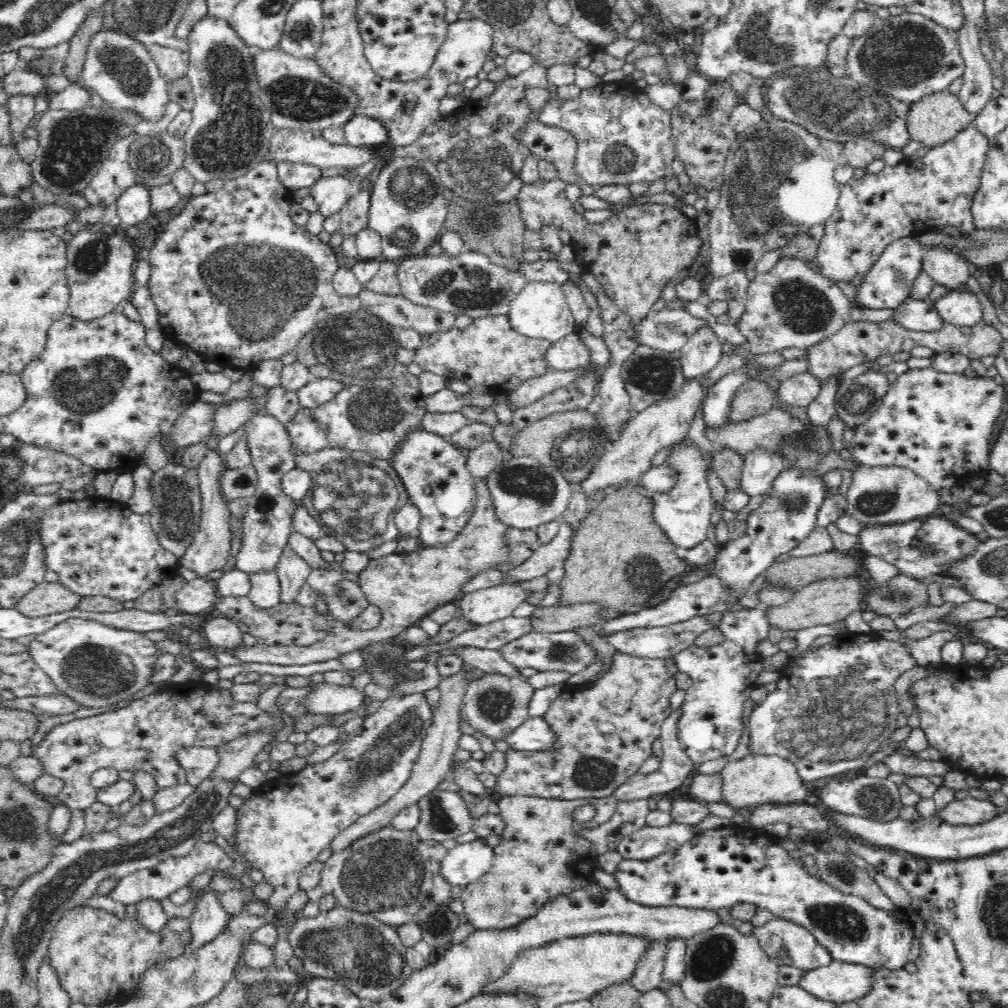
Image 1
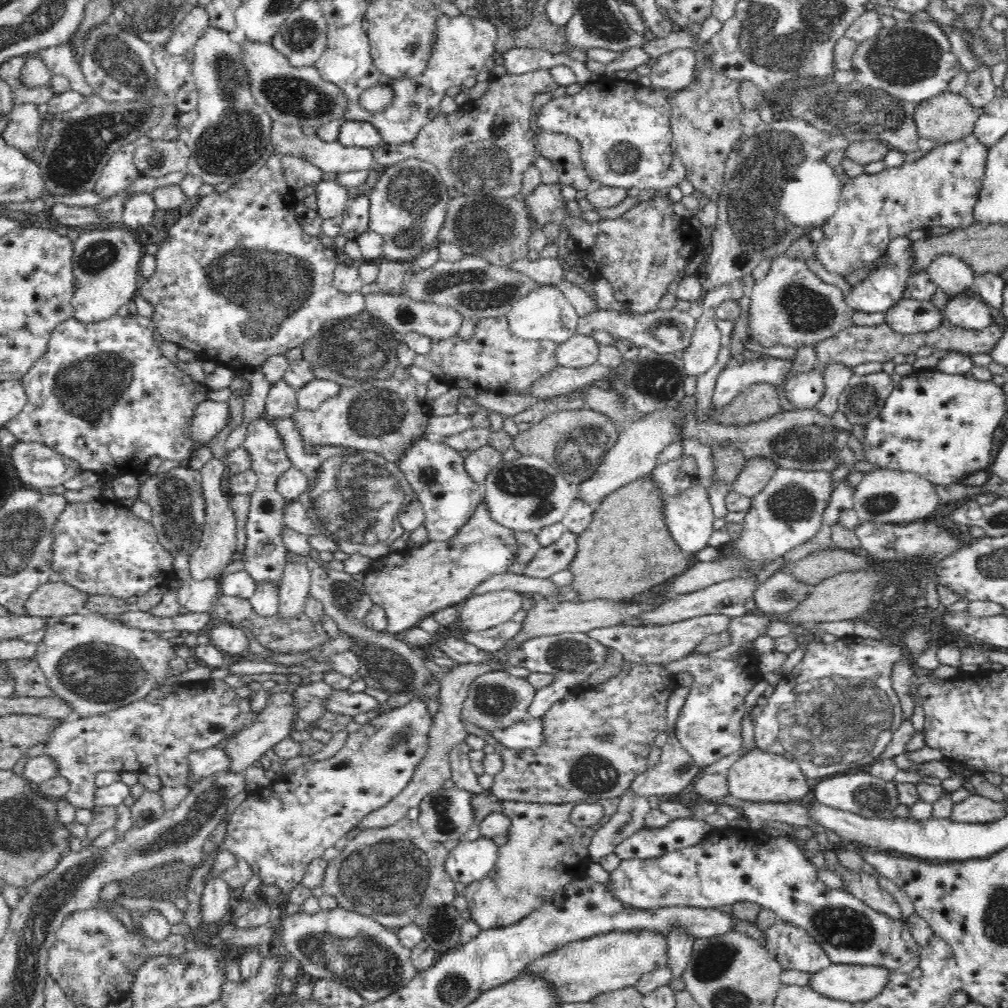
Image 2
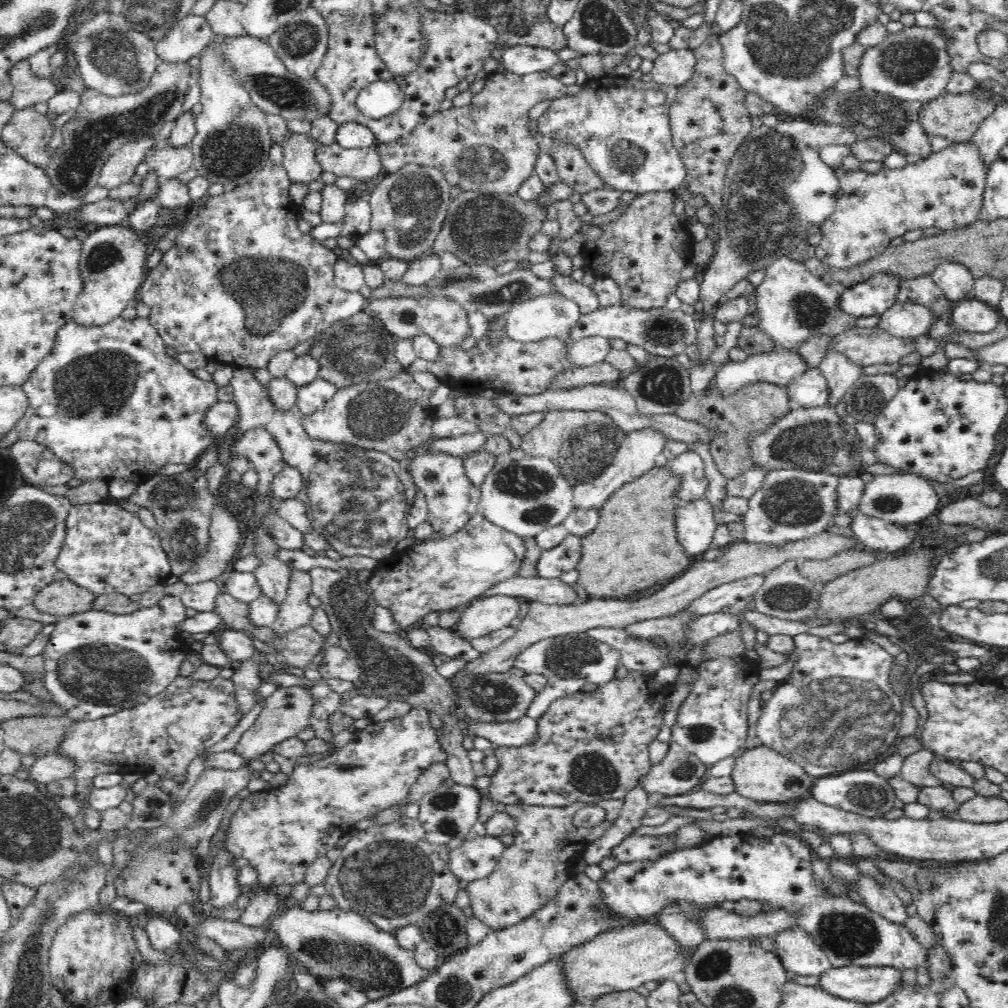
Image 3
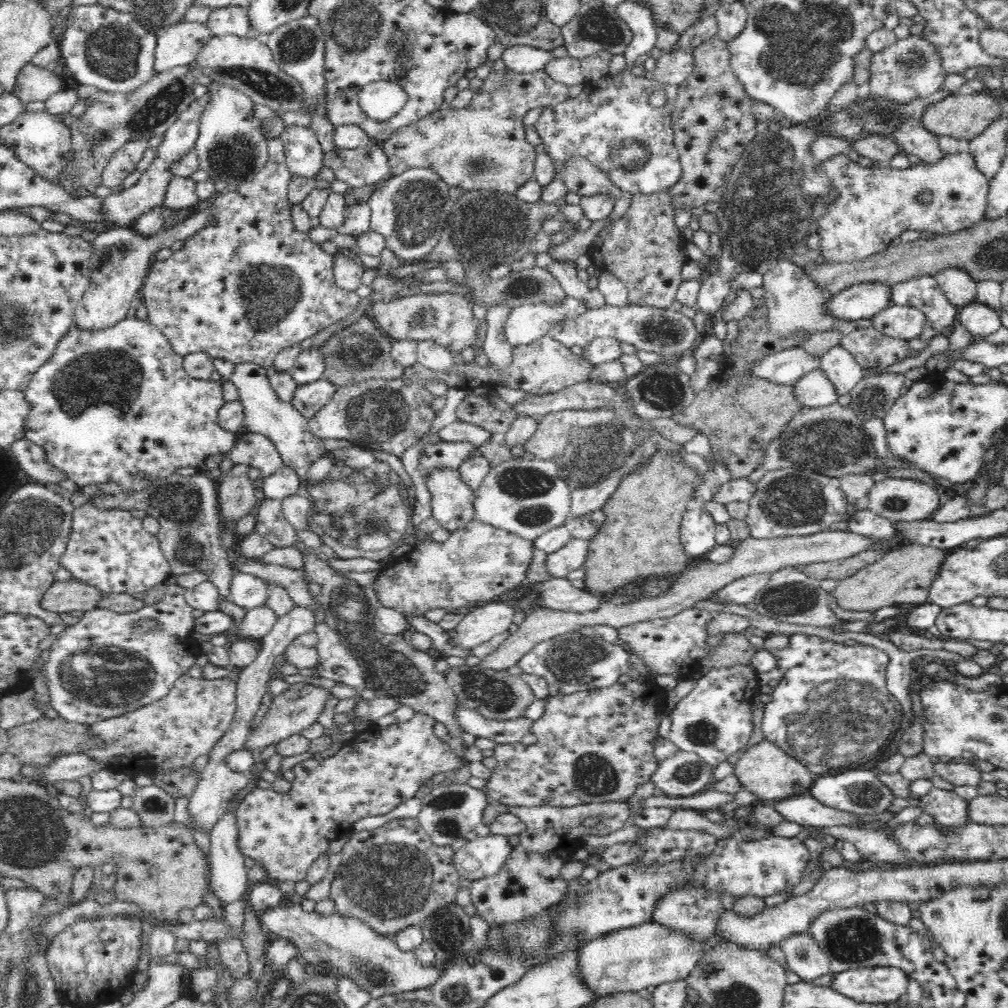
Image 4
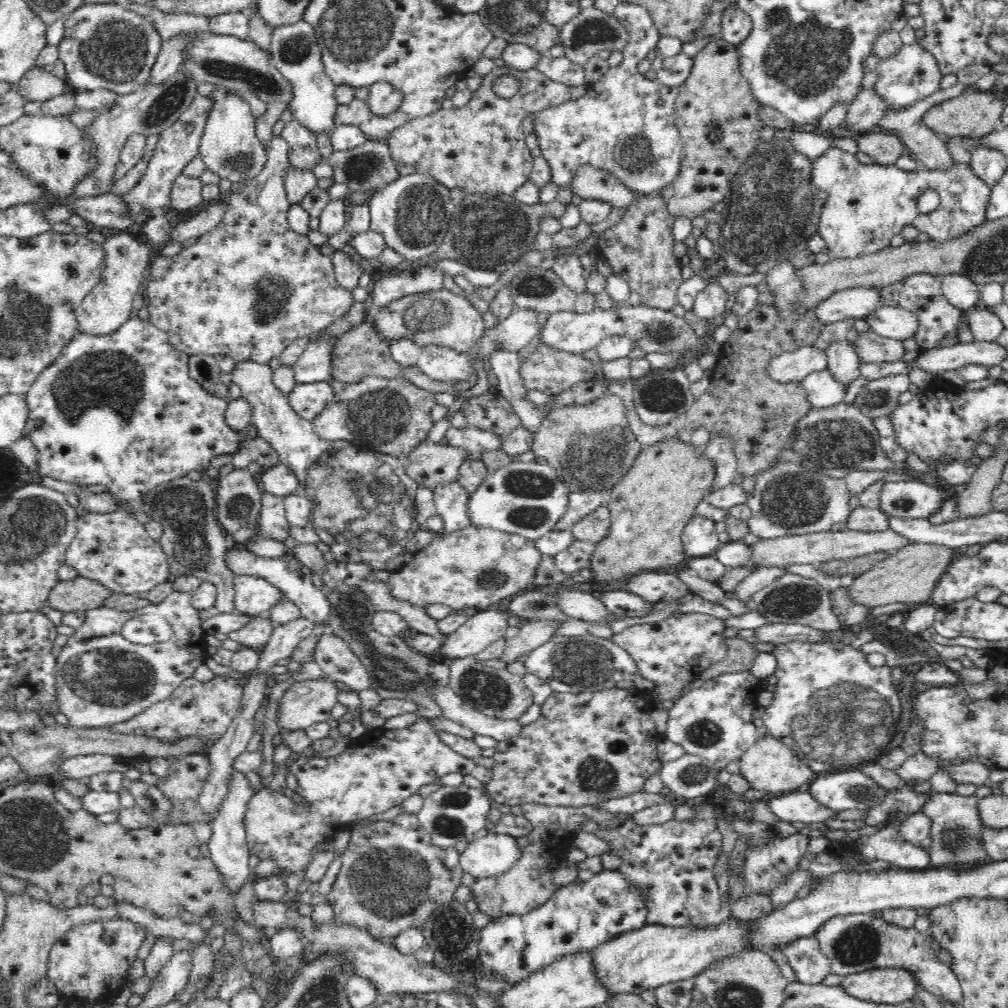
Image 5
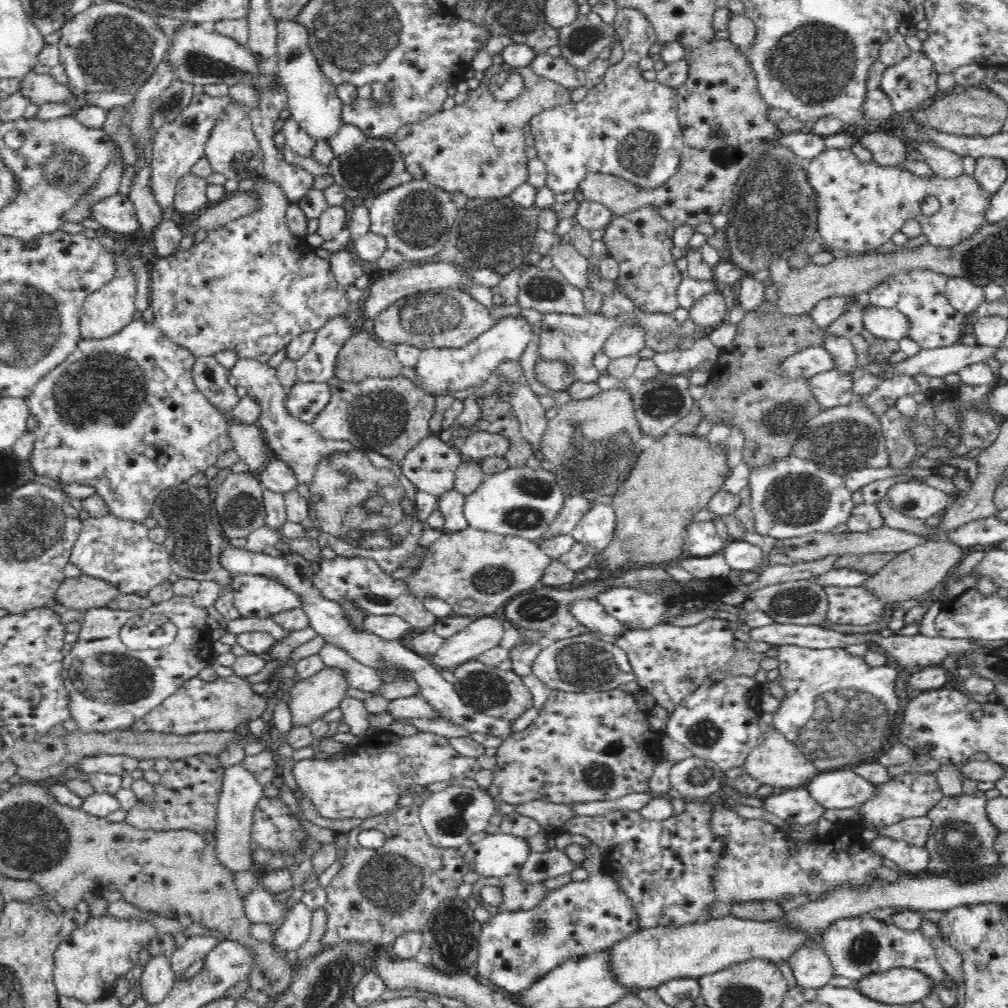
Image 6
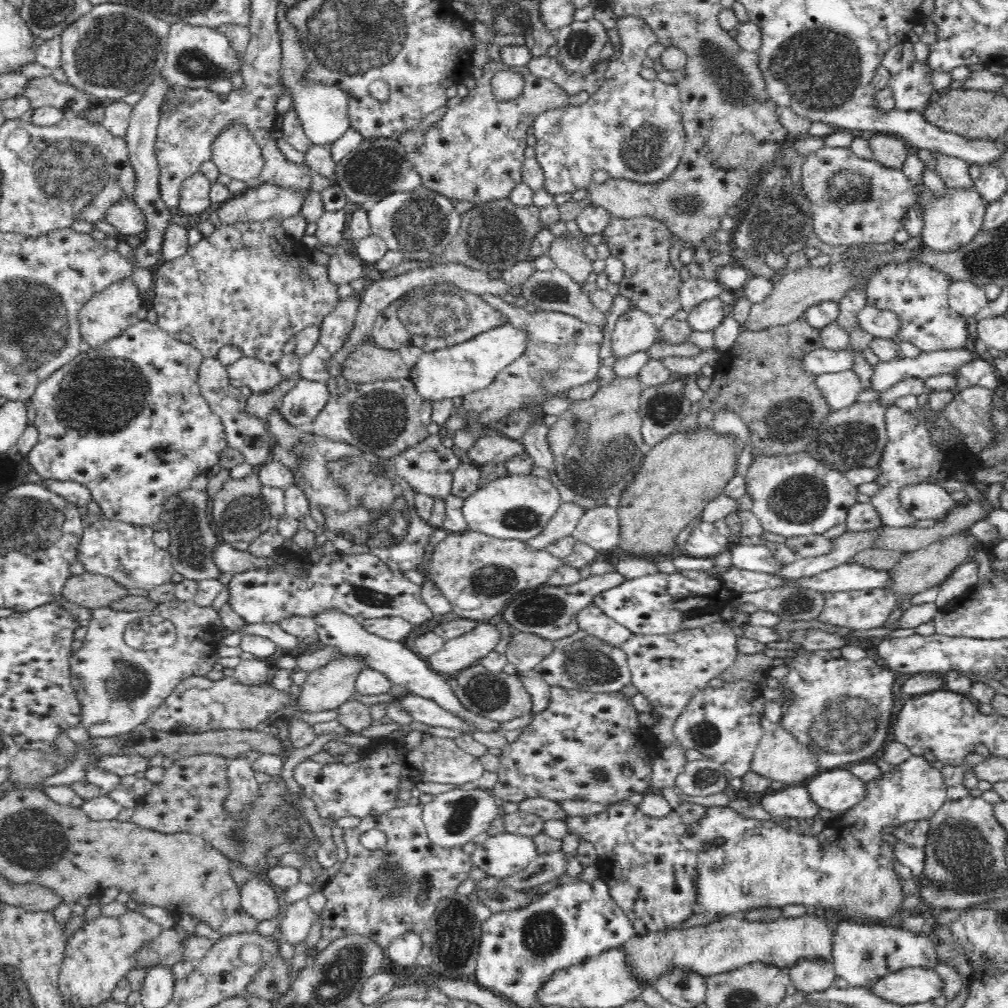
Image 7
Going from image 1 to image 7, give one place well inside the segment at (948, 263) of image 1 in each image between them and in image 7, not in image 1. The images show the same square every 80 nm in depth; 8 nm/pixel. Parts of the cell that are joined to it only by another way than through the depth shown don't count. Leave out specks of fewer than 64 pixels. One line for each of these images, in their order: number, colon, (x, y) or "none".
2: (954, 277)
3: (957, 282)
4: (960, 289)
5: (962, 293)
6: (966, 297)
7: (967, 299)

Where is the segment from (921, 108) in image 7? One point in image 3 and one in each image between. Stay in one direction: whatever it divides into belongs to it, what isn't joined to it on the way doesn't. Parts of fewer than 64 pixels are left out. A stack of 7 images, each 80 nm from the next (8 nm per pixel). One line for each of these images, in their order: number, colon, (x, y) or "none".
3: (912, 65)
4: (910, 69)
5: (911, 75)
6: (912, 83)

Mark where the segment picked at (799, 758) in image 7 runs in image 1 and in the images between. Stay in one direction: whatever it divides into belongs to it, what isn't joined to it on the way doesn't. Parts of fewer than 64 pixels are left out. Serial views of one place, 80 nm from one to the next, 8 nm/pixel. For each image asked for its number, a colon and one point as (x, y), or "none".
1: (757, 779)
2: (758, 776)
3: (762, 774)
4: (764, 769)
5: (769, 765)
6: (775, 761)

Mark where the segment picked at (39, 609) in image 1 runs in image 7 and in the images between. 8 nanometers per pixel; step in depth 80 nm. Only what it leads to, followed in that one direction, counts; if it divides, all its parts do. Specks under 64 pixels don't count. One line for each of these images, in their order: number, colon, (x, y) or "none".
2: (54, 599)
3: (64, 597)
4: (63, 596)
5: (80, 594)
6: (84, 592)
7: (92, 591)

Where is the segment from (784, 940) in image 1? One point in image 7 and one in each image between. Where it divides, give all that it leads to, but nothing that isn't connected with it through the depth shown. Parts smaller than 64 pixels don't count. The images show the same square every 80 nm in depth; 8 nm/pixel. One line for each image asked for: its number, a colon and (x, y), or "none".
2: (794, 948)
3: (800, 955)
4: (803, 956)
5: (811, 966)
6: (812, 968)
7: (810, 975)

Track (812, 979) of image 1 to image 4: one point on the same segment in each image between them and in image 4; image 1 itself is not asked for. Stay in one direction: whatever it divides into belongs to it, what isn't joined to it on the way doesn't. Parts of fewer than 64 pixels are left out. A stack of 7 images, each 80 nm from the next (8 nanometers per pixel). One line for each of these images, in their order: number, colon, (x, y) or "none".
2: (854, 983)
3: (864, 984)
4: (875, 985)

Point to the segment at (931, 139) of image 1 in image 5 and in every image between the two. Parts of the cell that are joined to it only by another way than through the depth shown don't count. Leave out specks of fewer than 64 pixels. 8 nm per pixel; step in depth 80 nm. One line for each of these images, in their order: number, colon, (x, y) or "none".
2: (948, 117)
3: (955, 116)
4: (968, 114)
5: (974, 114)

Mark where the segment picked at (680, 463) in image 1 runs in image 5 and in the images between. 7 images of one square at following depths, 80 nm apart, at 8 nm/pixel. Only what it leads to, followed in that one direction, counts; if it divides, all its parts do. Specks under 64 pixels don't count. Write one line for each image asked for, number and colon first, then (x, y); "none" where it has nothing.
2: (689, 516)
3: (695, 527)
4: (698, 529)
5: (699, 538)

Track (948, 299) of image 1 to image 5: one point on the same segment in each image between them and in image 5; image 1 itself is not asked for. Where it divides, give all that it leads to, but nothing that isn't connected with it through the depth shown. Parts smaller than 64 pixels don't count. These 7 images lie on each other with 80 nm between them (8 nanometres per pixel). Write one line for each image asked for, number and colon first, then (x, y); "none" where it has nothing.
2: (970, 312)
3: (973, 316)
4: (981, 321)
5: (984, 326)

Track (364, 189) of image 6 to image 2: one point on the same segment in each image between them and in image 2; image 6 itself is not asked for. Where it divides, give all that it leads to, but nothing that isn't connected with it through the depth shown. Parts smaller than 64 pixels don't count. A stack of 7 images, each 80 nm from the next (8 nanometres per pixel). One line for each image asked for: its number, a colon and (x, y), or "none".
2: (331, 157)
3: (364, 164)
4: (366, 166)
5: (370, 167)

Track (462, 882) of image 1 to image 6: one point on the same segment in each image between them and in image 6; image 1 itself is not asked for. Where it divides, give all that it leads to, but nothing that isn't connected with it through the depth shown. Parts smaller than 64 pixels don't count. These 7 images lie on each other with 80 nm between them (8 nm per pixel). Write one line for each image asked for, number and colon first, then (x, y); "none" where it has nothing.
2: (469, 861)
3: (477, 857)
4: (480, 857)
5: (494, 854)
6: (498, 855)

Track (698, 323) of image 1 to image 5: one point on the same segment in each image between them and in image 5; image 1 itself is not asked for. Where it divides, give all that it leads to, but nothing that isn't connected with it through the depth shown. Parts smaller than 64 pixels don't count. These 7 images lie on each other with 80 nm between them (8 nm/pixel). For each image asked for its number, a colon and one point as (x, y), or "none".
2: (663, 331)
3: (660, 331)
4: (662, 330)
5: (654, 330)

